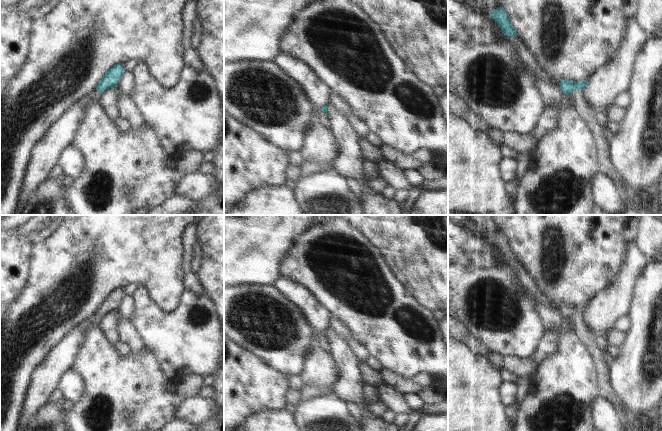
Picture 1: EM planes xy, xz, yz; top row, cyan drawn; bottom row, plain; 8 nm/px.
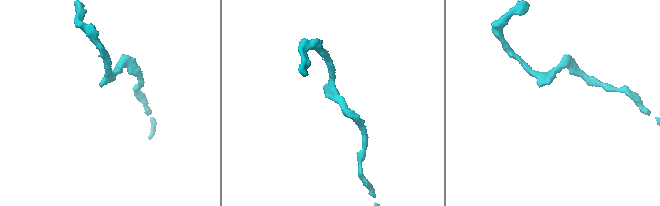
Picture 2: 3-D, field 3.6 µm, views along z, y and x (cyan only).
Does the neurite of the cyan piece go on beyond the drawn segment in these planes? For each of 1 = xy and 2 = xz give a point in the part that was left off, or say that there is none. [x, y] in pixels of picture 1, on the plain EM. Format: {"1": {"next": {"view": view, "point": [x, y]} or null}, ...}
{"1": {"next": {"view": "xy", "point": [95, 318]}}, "2": {"next": {"view": "xz", "point": [321, 341]}}}

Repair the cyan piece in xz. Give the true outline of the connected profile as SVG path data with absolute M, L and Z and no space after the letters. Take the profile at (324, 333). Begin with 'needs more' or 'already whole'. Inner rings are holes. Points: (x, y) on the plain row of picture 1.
needs more; M327 330L320 333L315 333L314 338L317 341L318 346L325 352L329 353L329 344L327 342Z

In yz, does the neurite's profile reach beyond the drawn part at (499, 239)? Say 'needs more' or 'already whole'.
already whole

